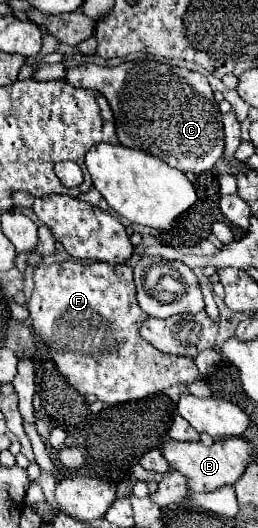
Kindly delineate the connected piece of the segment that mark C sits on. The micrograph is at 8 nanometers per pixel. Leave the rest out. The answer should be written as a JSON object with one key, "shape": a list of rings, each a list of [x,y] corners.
{"shape":[[[156,60],[124,62],[120,66],[80,64],[66,68],[64,82],[104,94],[114,112],[122,146],[142,150],[172,168],[196,174],[212,170],[224,154],[222,114],[208,78],[200,72],[160,64]]]}

